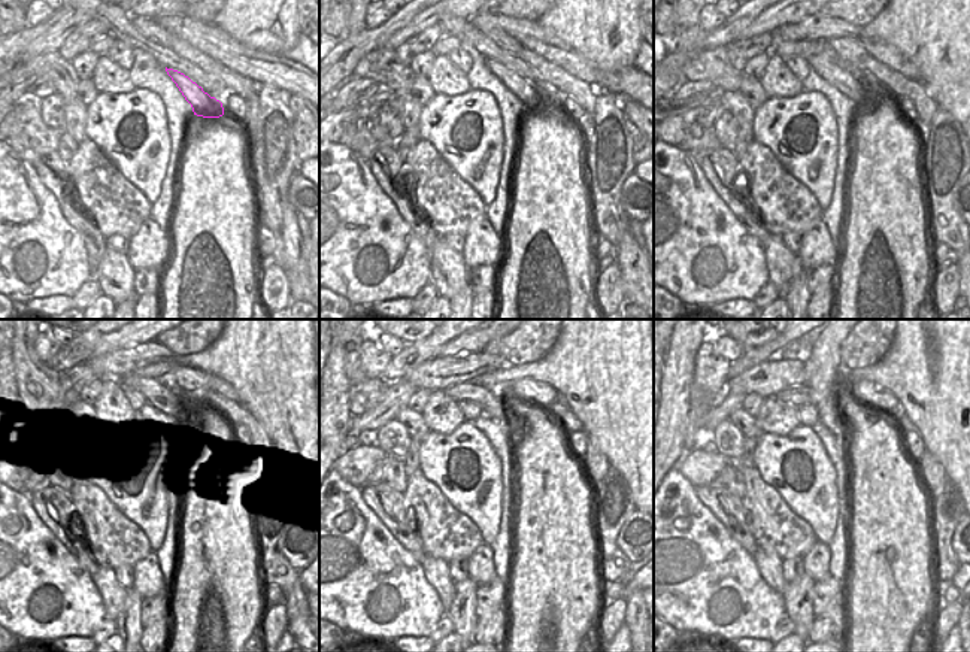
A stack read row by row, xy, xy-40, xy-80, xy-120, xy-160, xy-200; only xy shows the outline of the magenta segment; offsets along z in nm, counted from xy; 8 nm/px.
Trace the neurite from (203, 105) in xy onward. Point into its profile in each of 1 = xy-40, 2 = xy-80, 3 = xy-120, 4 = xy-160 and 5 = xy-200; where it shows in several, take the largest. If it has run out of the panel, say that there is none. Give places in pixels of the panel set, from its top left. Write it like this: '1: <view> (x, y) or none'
1: xy-40 (529, 94)
2: xy-80 (823, 58)
3: xy-120 (157, 399)
4: xy-160 (499, 406)
5: xy-200 (797, 396)

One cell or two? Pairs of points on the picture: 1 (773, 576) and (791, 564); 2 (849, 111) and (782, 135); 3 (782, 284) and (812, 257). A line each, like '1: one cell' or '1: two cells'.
1: two cells
2: two cells
3: two cells

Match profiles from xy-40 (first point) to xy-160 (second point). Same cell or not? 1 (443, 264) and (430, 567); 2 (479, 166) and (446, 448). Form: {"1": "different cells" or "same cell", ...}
{"1": "same cell", "2": "same cell"}

